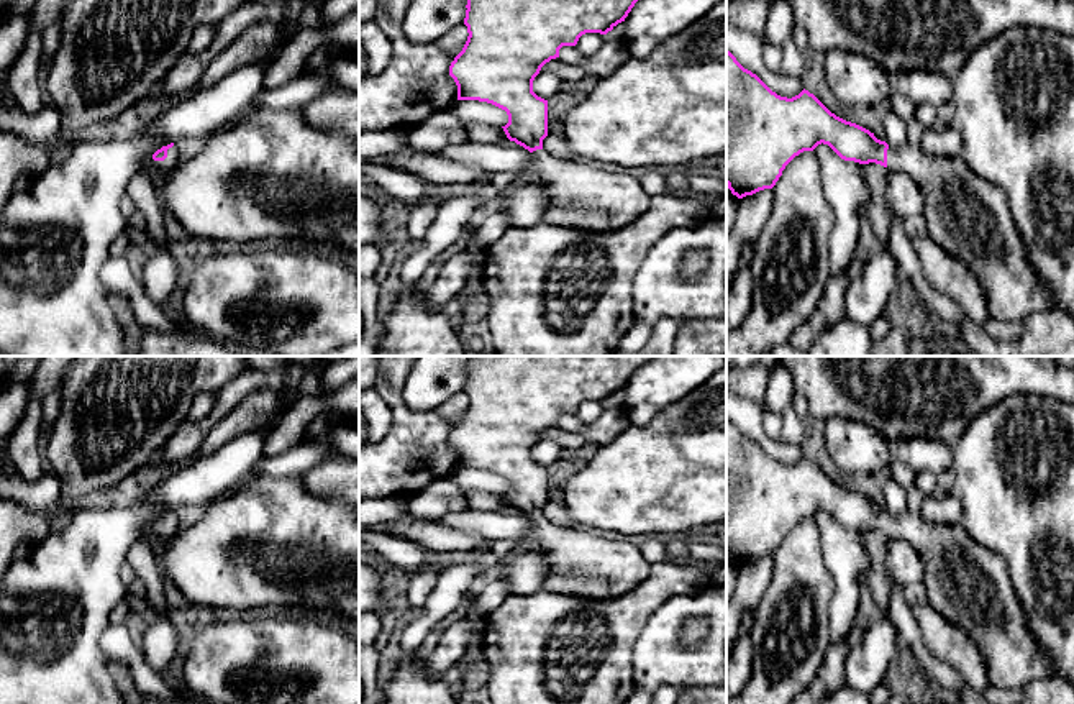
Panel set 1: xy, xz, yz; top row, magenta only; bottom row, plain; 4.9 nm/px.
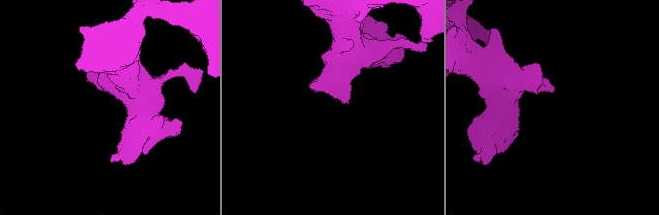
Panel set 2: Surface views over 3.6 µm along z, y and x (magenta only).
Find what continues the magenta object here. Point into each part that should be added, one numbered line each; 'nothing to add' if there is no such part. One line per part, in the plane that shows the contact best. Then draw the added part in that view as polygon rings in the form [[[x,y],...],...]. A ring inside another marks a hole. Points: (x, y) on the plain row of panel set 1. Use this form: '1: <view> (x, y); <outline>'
1: xy (172, 521); [[[177,514],[169,515],[167,525],[164,528],[154,528],[154,532],[161,537],[172,537],[174,533],[179,532],[179,515]]]

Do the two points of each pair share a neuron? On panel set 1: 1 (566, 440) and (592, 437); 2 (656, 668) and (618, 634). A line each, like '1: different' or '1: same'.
1: same
2: different

